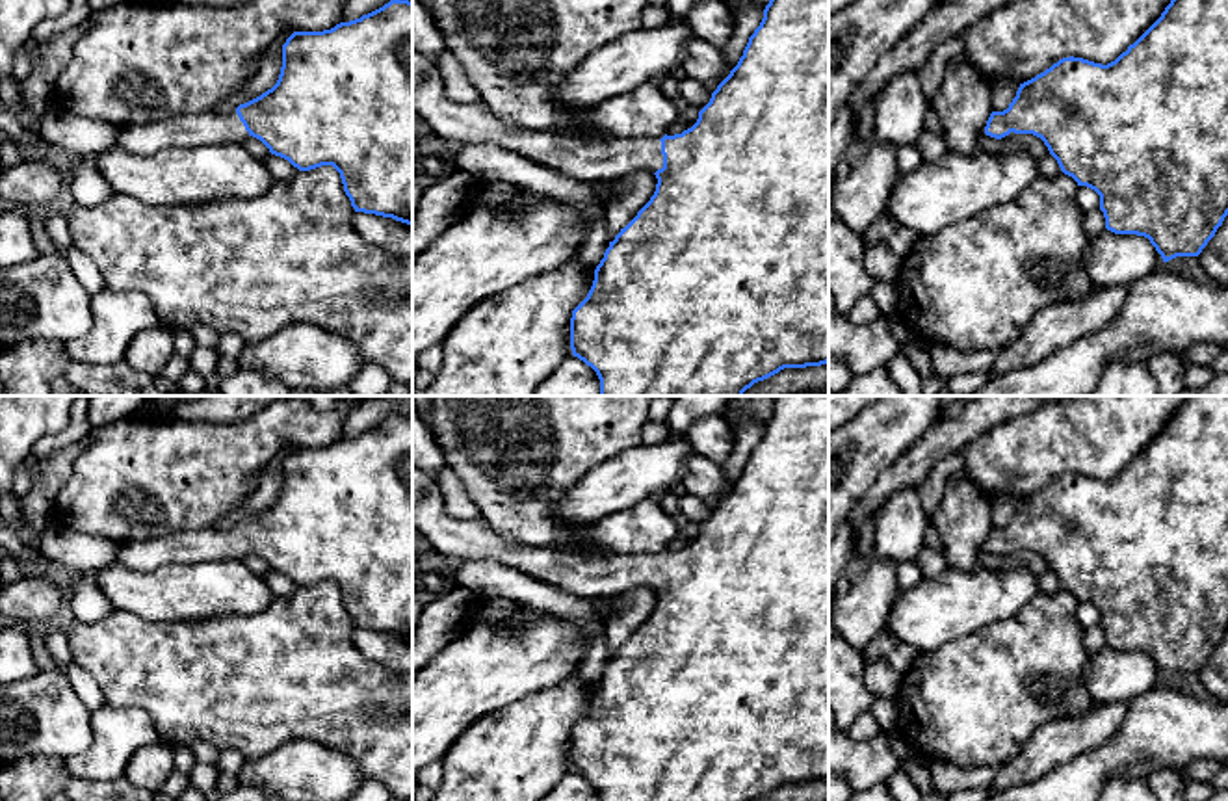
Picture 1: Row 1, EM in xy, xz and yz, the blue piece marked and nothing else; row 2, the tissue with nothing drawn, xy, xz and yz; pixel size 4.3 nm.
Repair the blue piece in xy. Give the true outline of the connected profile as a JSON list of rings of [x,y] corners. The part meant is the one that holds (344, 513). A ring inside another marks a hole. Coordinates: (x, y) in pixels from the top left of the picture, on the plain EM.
[[[390,416],[323,448],[294,448],[277,500],[230,530],[189,530],[119,543],[115,563],[150,572],[171,563],[240,559],[253,552],[299,587],[333,582],[355,628],[412,641],[412,418]]]

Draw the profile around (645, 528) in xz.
[[[643,500],[594,522],[587,532],[587,545],[602,556],[661,556],[678,533],[676,517],[667,513],[658,502]]]

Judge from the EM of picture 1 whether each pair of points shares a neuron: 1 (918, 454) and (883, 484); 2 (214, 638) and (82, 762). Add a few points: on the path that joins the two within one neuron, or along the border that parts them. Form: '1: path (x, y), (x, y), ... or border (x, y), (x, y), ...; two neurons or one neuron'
1: path (909, 463), (892, 480); one neuron
2: border (106, 703), (142, 709), (160, 738); two neurons

